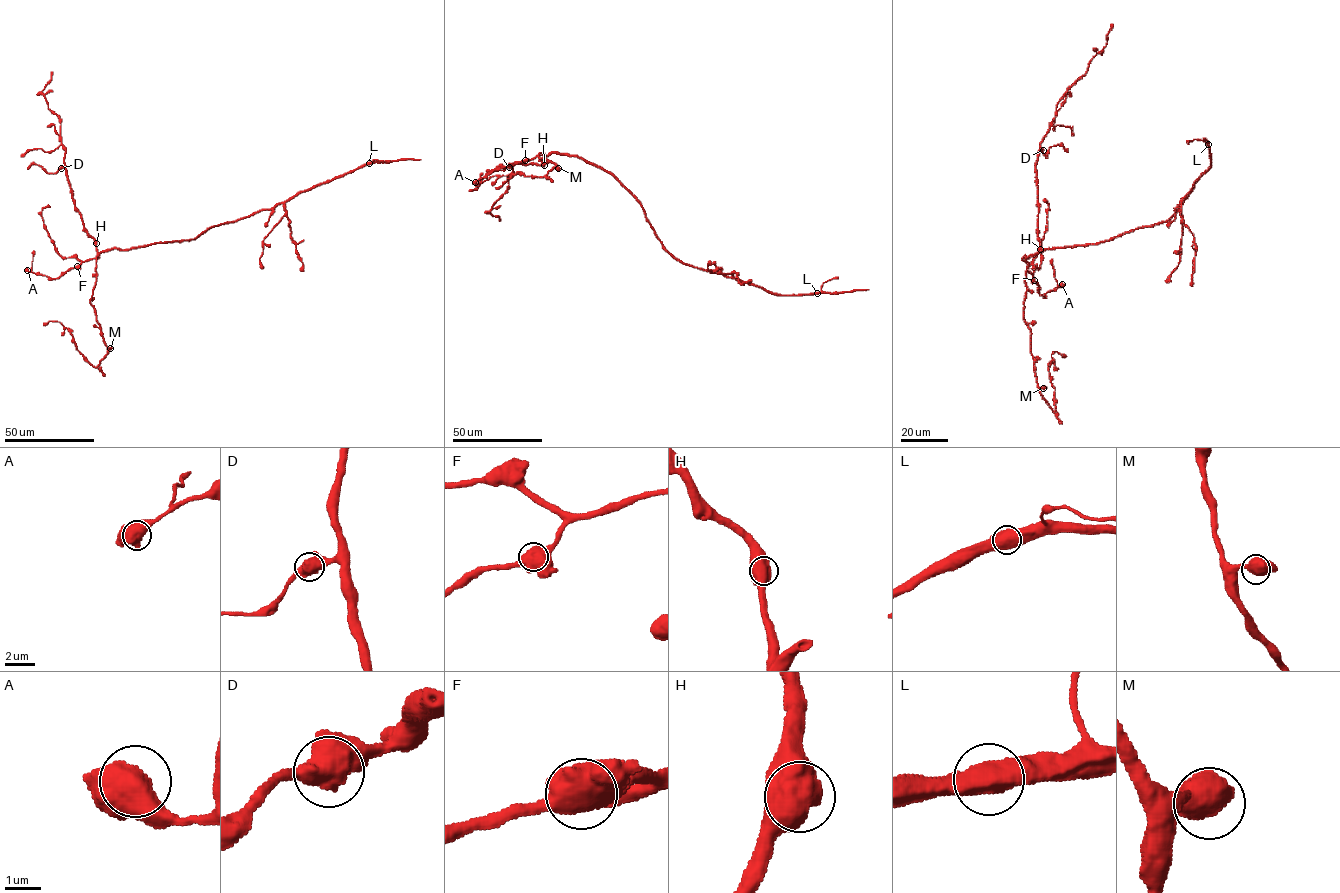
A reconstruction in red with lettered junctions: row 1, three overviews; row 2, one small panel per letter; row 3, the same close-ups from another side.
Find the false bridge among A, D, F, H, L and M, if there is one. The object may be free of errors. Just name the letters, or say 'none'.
none

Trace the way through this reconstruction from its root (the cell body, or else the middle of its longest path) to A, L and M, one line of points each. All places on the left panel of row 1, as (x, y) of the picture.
A: (175, 241), (102, 251), (55, 279), (27, 270)
L: (175, 241), (194, 239), (212, 227), (272, 209), (300, 192), (368, 163)
M: (175, 241), (127, 249), (110, 248), (98, 256), (97, 279), (91, 304), (103, 342), (110, 348)

